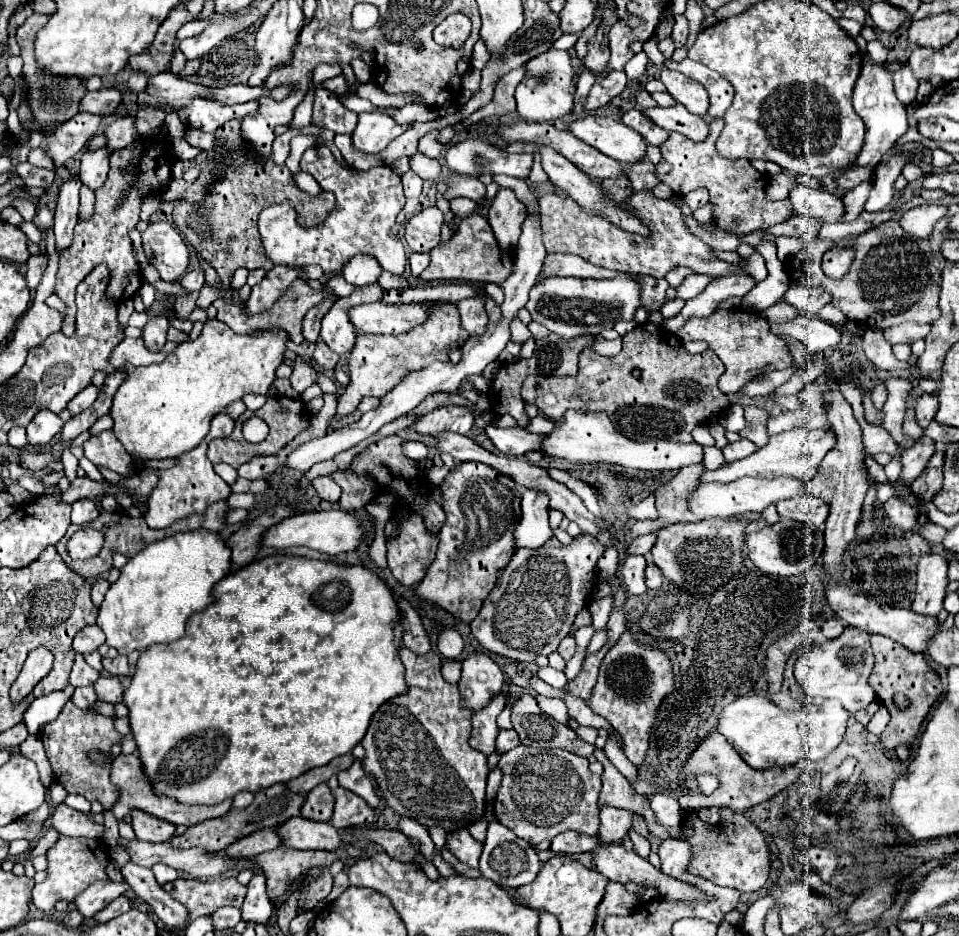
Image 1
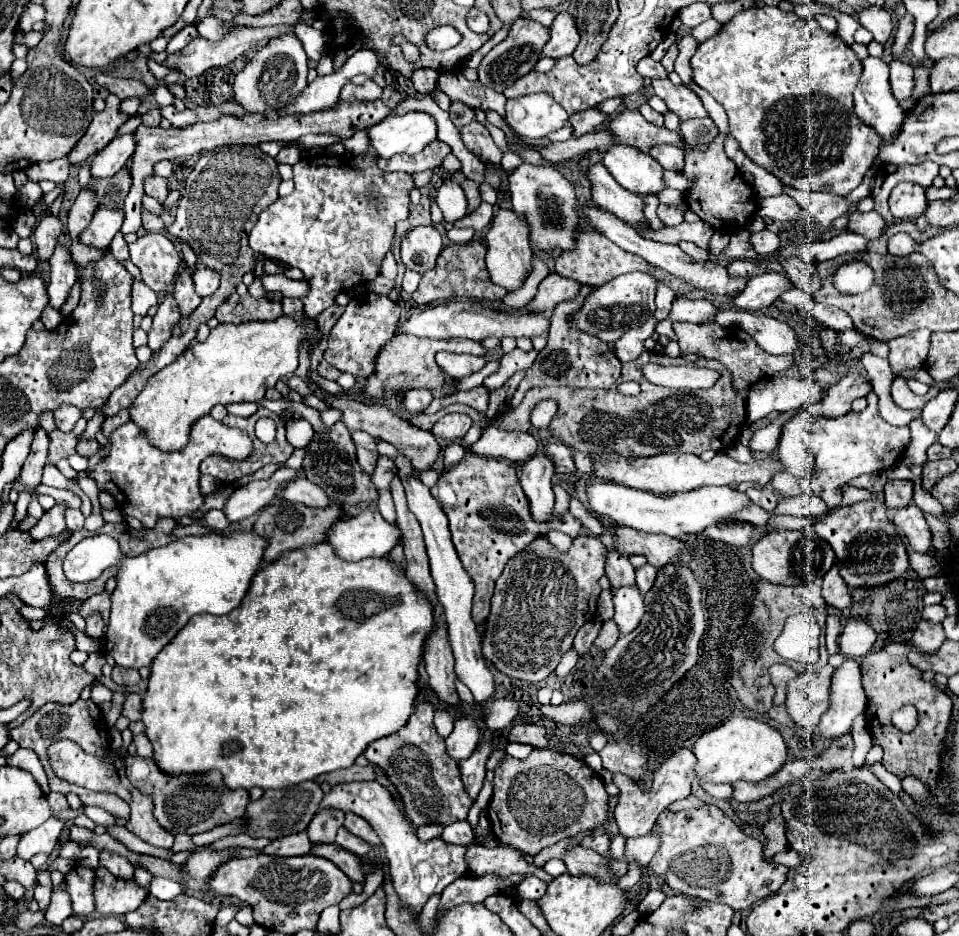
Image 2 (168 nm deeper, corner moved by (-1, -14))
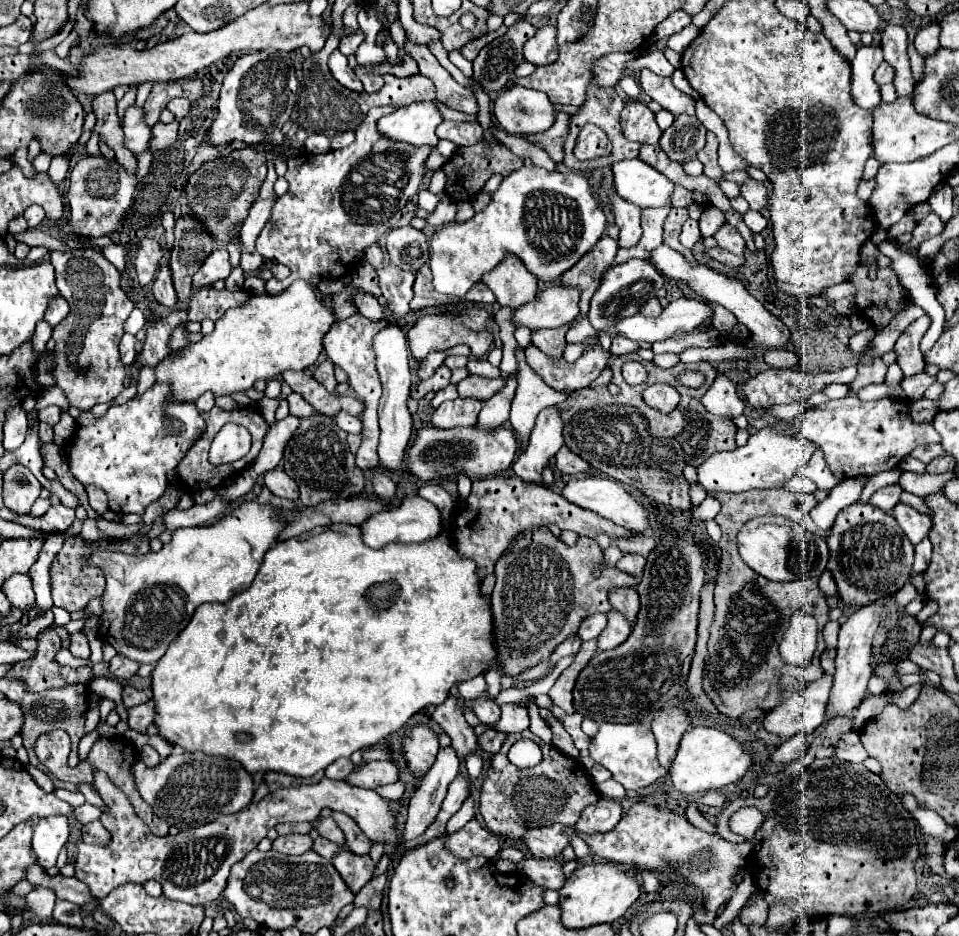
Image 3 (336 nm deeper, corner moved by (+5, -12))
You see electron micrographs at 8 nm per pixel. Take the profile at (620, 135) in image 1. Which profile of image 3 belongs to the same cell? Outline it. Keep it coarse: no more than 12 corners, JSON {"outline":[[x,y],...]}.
{"outline":[[639,158],[611,166],[617,194],[641,208],[667,206],[673,192]]}

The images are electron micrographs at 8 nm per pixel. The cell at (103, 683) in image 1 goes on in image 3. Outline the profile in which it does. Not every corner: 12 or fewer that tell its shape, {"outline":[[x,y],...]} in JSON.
{"outline":[[153,702],[127,708],[129,726],[145,732],[153,724]]}

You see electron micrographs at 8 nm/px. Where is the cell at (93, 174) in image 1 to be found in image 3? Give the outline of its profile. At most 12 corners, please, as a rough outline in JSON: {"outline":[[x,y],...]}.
{"outline":[[135,104],[125,110],[125,148],[139,154],[149,148],[151,128]]}

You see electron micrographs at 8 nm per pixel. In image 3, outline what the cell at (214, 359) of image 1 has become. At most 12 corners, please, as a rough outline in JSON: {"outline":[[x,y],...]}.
{"outline":[[305,280],[253,296],[155,368],[169,402],[315,364],[335,322]]}

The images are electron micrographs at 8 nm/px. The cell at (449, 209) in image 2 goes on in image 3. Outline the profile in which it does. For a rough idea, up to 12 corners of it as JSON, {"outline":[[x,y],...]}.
{"outline":[[423,188],[417,196],[419,208],[433,212],[445,196]]}

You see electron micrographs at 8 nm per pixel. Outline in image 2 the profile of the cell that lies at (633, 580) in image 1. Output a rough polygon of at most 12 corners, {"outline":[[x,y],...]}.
{"outline":[[639,588],[613,594],[615,624],[629,634],[643,618]]}

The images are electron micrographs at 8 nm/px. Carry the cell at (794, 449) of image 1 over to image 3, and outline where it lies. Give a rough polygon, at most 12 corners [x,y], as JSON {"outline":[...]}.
{"outline":[[891,398],[807,408],[839,480],[891,470],[941,440]]}

